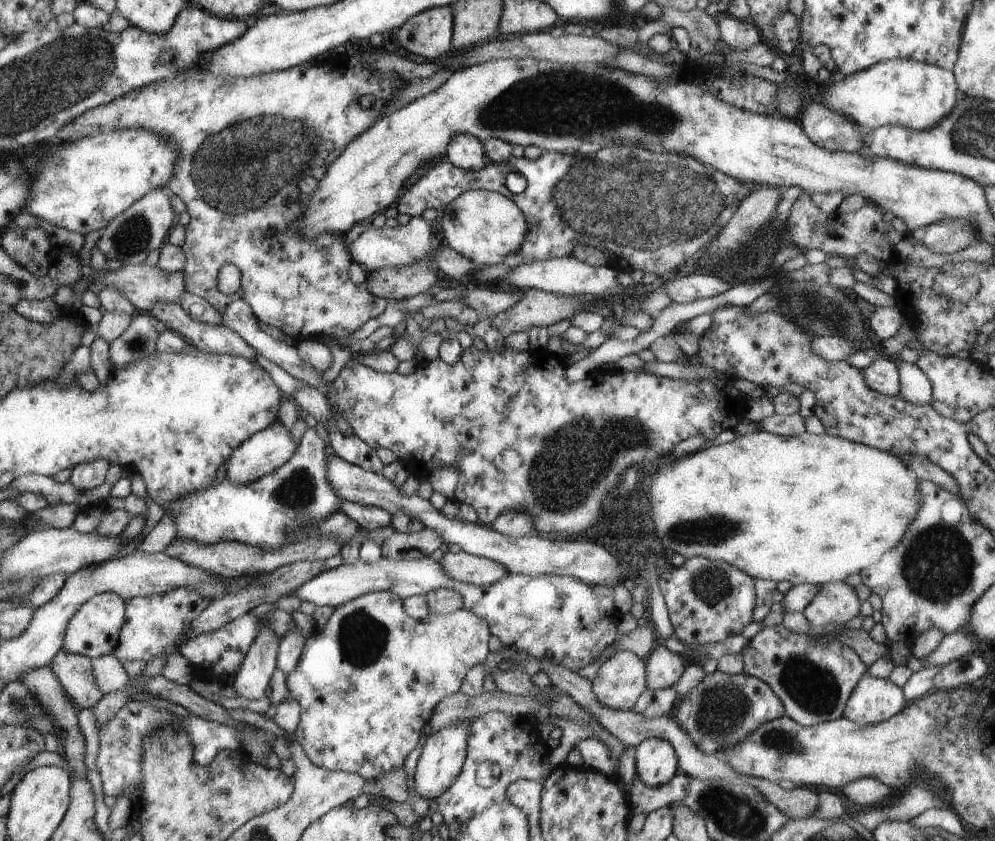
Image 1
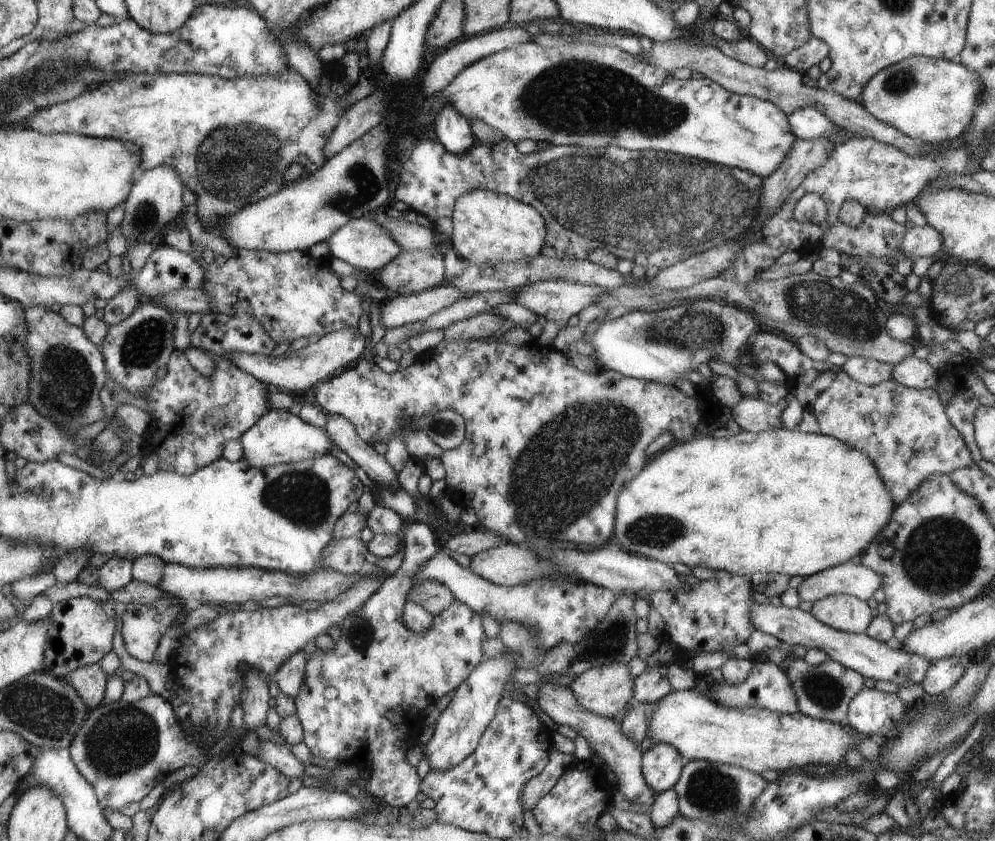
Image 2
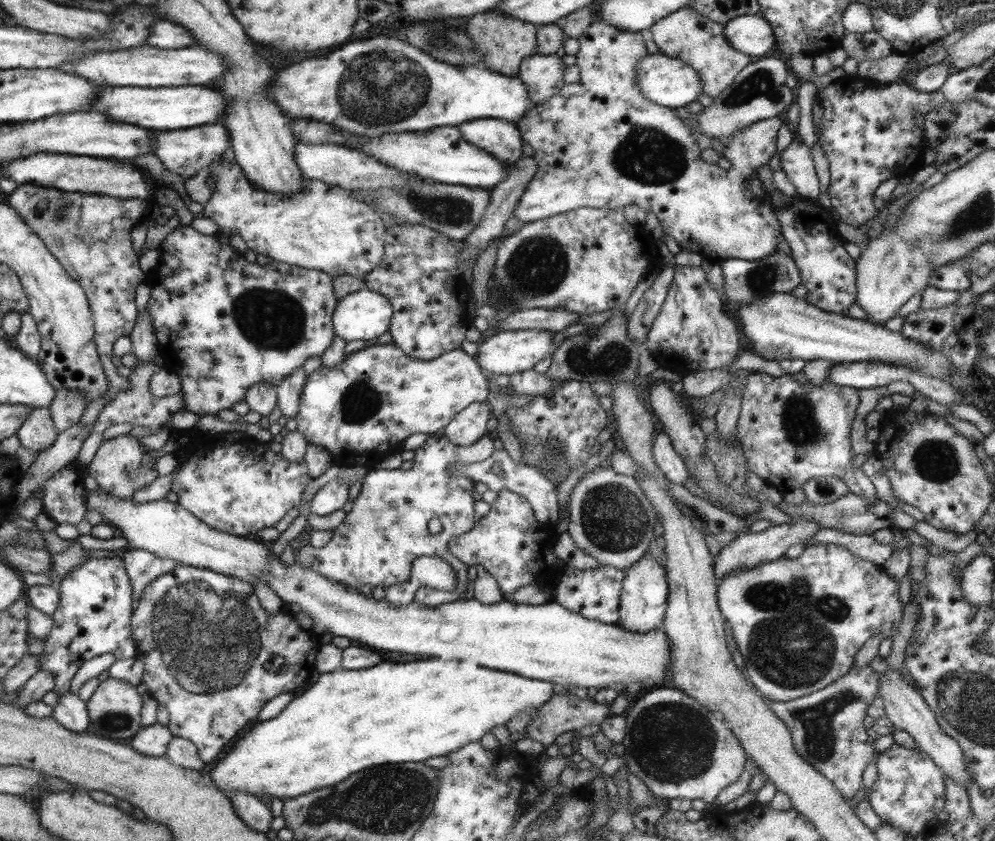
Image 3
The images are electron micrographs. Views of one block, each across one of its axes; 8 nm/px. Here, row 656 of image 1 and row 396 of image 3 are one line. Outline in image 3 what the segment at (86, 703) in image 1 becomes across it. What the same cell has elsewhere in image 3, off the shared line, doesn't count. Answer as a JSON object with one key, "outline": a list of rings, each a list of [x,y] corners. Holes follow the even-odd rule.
{"outline":[[[57,390],[57,398],[53,398],[53,404],[49,406],[49,414],[51,414],[55,432],[59,434],[71,426],[77,426],[87,406],[89,402],[85,400],[85,394]]]}

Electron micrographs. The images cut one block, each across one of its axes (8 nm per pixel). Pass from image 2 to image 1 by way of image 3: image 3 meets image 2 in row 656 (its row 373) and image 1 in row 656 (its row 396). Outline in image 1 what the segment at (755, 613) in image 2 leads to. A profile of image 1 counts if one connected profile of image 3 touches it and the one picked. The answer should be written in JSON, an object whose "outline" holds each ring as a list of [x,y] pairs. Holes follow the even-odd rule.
{"outline":[[[957,630],[949,636],[943,636],[943,640],[937,644],[937,648],[929,656],[921,658],[925,662],[923,668],[945,666],[951,660],[961,658],[963,654],[973,654],[973,650],[977,650],[977,646],[979,646],[977,638],[967,634],[967,630]]]}

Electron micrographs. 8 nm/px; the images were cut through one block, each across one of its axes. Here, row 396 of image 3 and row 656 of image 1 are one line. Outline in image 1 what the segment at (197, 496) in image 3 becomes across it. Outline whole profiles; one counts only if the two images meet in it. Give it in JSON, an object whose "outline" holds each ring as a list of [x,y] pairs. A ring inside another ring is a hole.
{"outline":[[[177,588],[169,590],[165,594],[157,596],[145,596],[145,598],[127,598],[125,600],[125,626],[121,626],[121,642],[113,650],[113,658],[123,662],[149,662],[151,658],[157,658],[157,654],[175,648],[179,644],[179,638],[189,630],[193,620],[211,604],[213,600],[207,600],[195,590]]]}

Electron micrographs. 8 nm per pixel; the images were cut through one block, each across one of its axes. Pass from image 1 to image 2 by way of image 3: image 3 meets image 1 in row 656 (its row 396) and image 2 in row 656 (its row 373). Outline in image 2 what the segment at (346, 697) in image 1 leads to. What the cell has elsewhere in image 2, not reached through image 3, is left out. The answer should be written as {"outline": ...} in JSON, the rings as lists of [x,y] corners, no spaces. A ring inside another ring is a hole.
{"outline":[[[407,524],[403,536],[405,536],[405,544],[403,544],[405,554],[401,566],[393,574],[387,574],[383,586],[363,606],[359,606],[359,610],[353,610],[353,614],[349,614],[349,618],[339,626],[341,636],[331,652],[315,650],[313,658],[309,658],[305,664],[305,678],[299,688],[299,694],[293,698],[297,718],[301,720],[303,726],[303,742],[313,758],[323,758],[323,760],[337,758],[345,762],[353,758],[361,750],[361,746],[365,746],[365,736],[369,736],[369,732],[381,738],[379,742],[375,738],[375,742],[367,744],[373,758],[371,758],[369,776],[365,778],[365,786],[361,788],[361,792],[397,808],[405,808],[405,804],[409,804],[411,798],[421,790],[415,768],[405,762],[405,750],[413,744],[413,732],[407,720],[409,706],[413,706],[419,718],[423,706],[435,704],[443,694],[455,690],[469,676],[469,672],[483,660],[481,642],[485,640],[479,614],[467,608],[467,604],[459,600],[451,602],[451,606],[447,606],[441,614],[437,614],[433,626],[423,636],[417,636],[409,628],[405,628],[401,618],[411,584],[417,578],[423,564],[429,558],[433,558],[433,554],[437,554],[439,546],[435,546],[435,538],[427,524]],[[325,688],[335,688],[337,696],[327,700],[323,696]]]}

